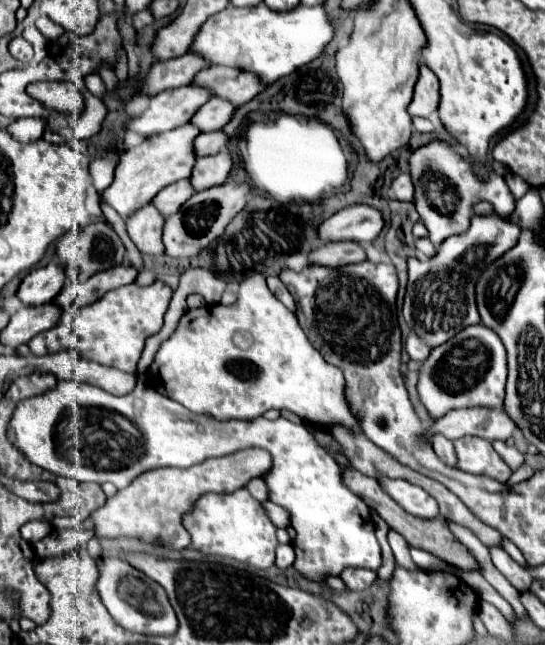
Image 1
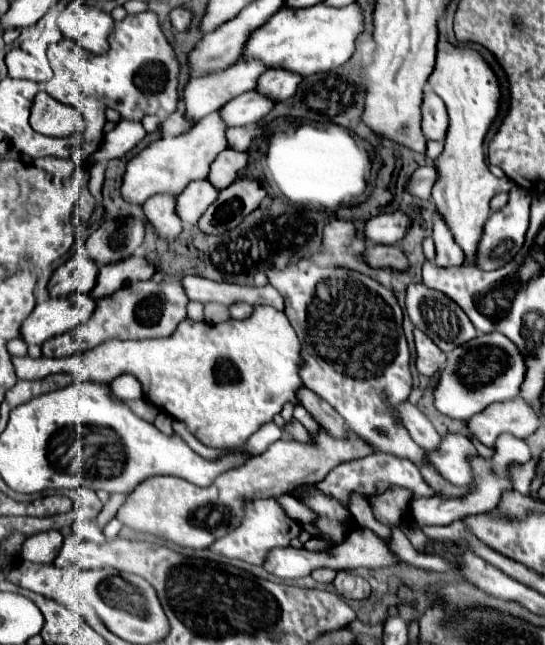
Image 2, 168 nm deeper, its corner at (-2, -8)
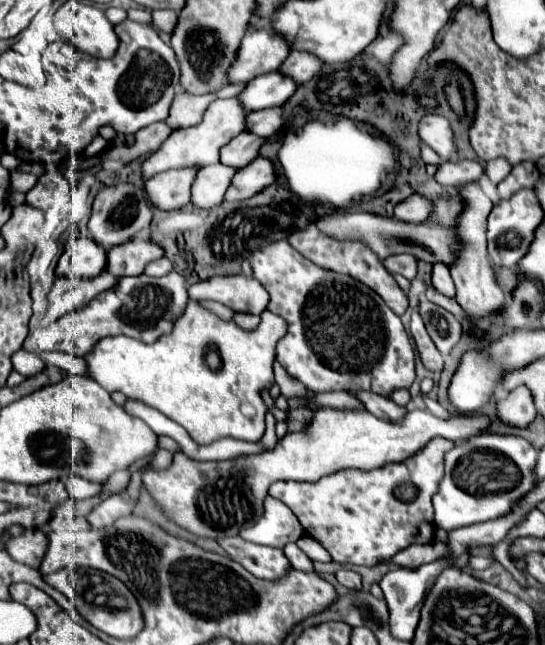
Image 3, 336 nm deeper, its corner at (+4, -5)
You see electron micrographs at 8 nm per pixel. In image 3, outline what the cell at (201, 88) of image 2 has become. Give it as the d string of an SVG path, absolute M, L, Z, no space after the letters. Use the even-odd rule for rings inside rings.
M273 28L249 30L241 42L239 58L235 58L235 66L231 66L231 84L249 82L261 74L279 70L289 52L289 42Z

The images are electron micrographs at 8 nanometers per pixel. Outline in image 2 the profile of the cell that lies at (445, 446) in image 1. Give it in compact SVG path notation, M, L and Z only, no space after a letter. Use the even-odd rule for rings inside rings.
M409 401L401 403L399 411L399 419L403 421L403 425L409 429L411 439L421 445L425 451L435 451L441 443L441 435L435 431L435 427L429 423L429 419Z

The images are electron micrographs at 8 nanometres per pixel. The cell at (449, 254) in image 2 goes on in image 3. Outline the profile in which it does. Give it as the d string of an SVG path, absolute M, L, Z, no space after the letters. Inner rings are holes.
M439 262L433 266L433 288L435 288L437 292L441 292L443 296L449 296L449 298L455 296L455 284L453 284L453 280L451 280L451 274L449 274L449 270L447 270L443 264L439 264Z

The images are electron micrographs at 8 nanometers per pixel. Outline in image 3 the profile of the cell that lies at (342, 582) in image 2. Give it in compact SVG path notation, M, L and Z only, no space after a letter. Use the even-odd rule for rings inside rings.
M341 568L335 576L337 576L337 582L343 584L345 588L349 588L349 590L361 590L361 576L357 572Z

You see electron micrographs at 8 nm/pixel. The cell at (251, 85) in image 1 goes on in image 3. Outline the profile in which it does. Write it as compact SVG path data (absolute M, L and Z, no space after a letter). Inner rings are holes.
M291 50L291 54L287 56L287 60L283 62L283 66L279 70L283 74L295 78L297 84L303 84L303 82L309 82L315 74L319 74L321 68L323 68L323 60L317 58L315 54Z

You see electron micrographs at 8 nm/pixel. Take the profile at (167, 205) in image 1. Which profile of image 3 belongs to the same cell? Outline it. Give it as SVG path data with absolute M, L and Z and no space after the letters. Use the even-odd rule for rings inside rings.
M225 164L205 166L199 170L199 178L195 178L195 186L191 190L191 202L199 208L213 208L223 202L235 172L237 168L229 168Z

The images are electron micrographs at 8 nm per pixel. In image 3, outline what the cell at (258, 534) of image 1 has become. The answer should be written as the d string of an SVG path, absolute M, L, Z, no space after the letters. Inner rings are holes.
M267 498L265 502L265 512L261 520L243 530L241 538L253 542L253 544L263 544L263 546L273 546L273 548L283 548L289 542L297 542L303 536L303 526L299 526L299 520L283 502L275 502L275 498Z

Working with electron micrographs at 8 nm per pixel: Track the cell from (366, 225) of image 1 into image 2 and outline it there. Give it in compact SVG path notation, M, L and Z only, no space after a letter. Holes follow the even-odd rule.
M395 211L395 213L383 213L377 217L371 217L365 223L363 235L371 243L381 243L381 245L395 245L403 239L407 227L411 223L411 217Z

